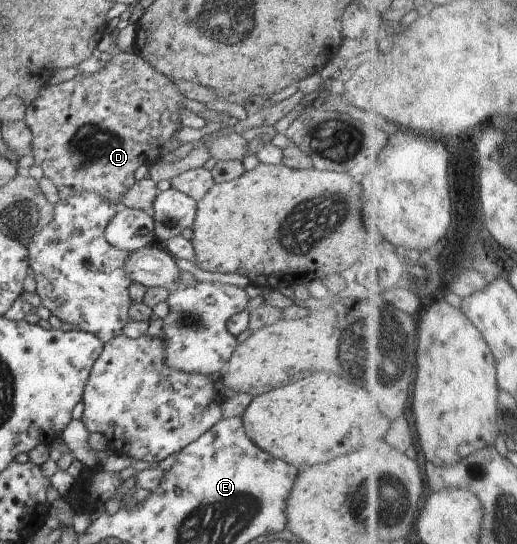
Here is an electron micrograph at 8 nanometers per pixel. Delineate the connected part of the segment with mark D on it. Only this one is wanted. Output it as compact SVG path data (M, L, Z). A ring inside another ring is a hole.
M119 52L106 63L105 67L95 73L80 72L71 80L56 85L47 85L45 91L41 92L41 95L31 105L26 107L23 120L29 126L32 133L31 150L35 160L34 165L42 167L45 177L57 188L60 199L67 199L67 197L73 197L73 195L81 193L99 193L107 201L121 205L123 195L135 185L135 171L141 165L149 167L159 162L165 151L174 151L173 145L179 147L179 142L176 138L173 143L171 142L171 138L175 135L176 130L180 131L183 127L179 108L181 105L184 105L183 101L185 98L173 81L167 79L165 75L159 73L154 67L151 67L139 54L135 52Z

